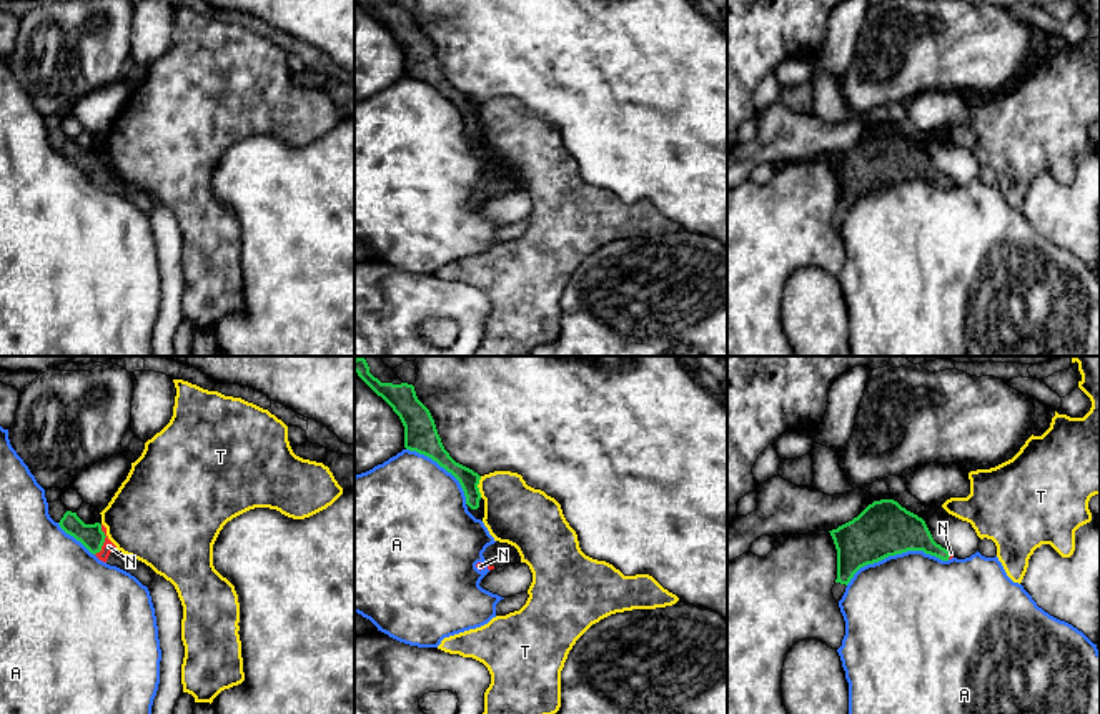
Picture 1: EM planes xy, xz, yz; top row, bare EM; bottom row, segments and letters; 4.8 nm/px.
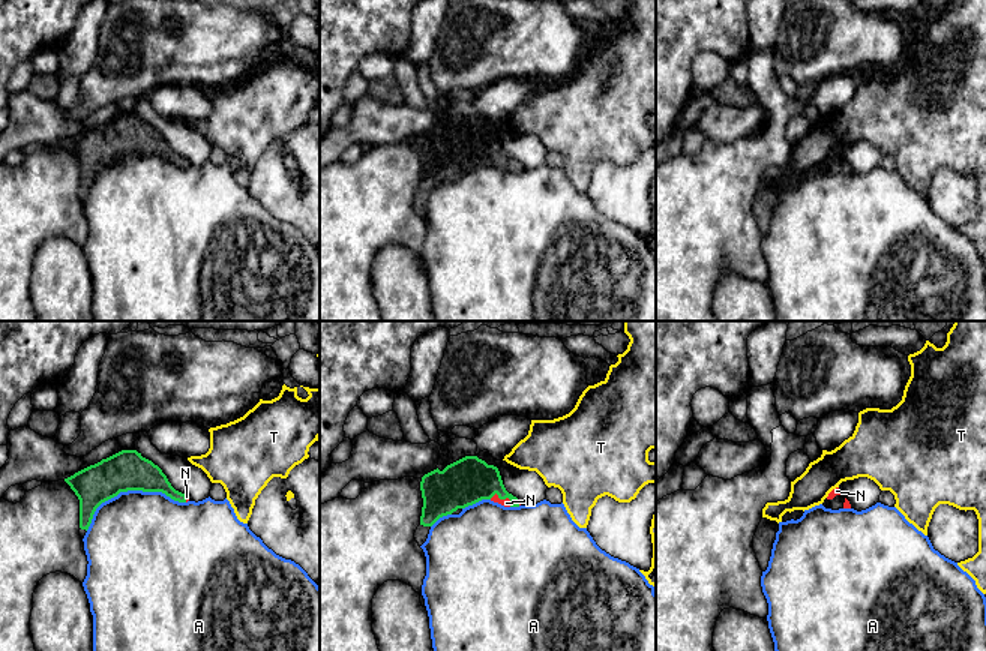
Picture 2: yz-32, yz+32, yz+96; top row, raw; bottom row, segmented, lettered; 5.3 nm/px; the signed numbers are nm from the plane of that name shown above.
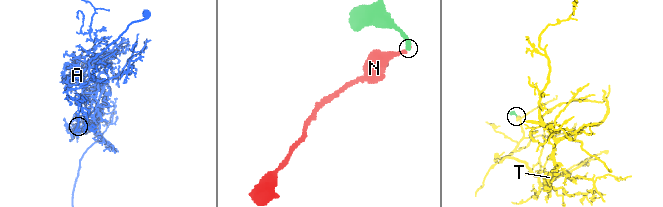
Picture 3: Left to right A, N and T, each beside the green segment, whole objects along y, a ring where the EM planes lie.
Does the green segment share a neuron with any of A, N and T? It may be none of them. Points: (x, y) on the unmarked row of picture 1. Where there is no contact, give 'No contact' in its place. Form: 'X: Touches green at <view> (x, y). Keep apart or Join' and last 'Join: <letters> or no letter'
A: Touches green at yz (896, 180). Keep apart
N: Touches green at xy (104, 167). Join
T: Touches green at xz (476, 114). Keep apart
Join: N

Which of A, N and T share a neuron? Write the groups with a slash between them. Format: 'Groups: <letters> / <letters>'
Groups: A / N / T

